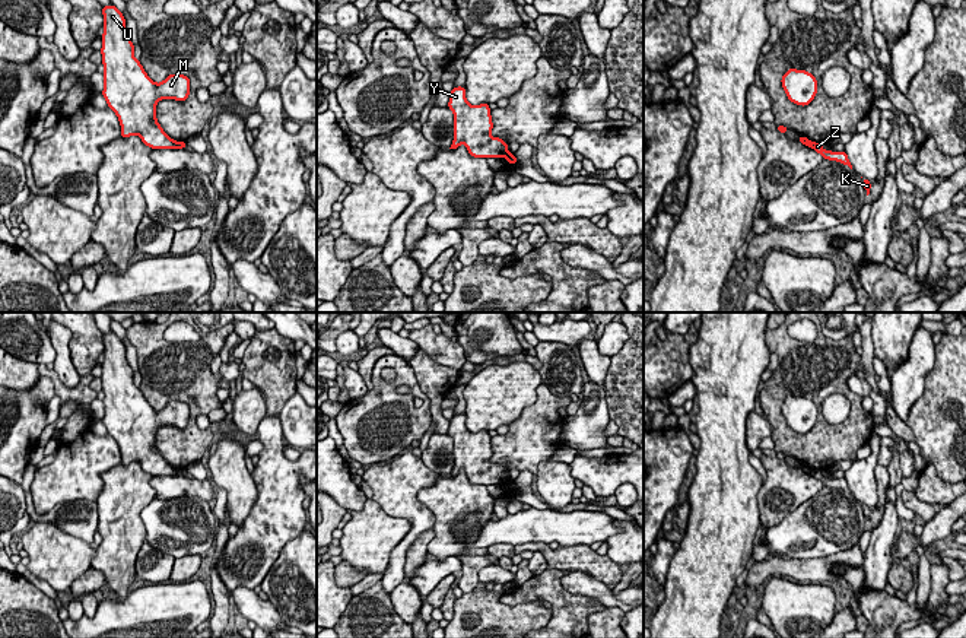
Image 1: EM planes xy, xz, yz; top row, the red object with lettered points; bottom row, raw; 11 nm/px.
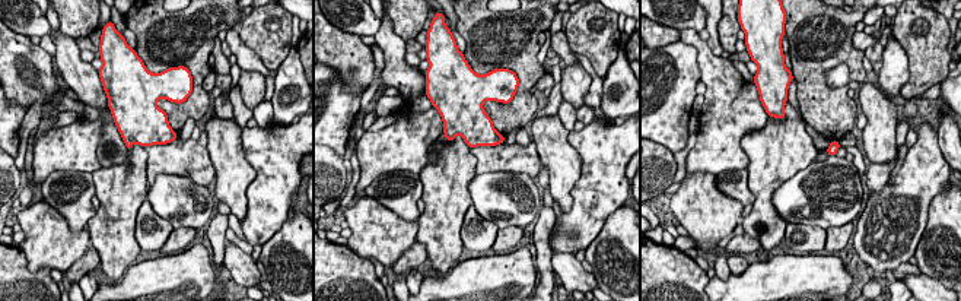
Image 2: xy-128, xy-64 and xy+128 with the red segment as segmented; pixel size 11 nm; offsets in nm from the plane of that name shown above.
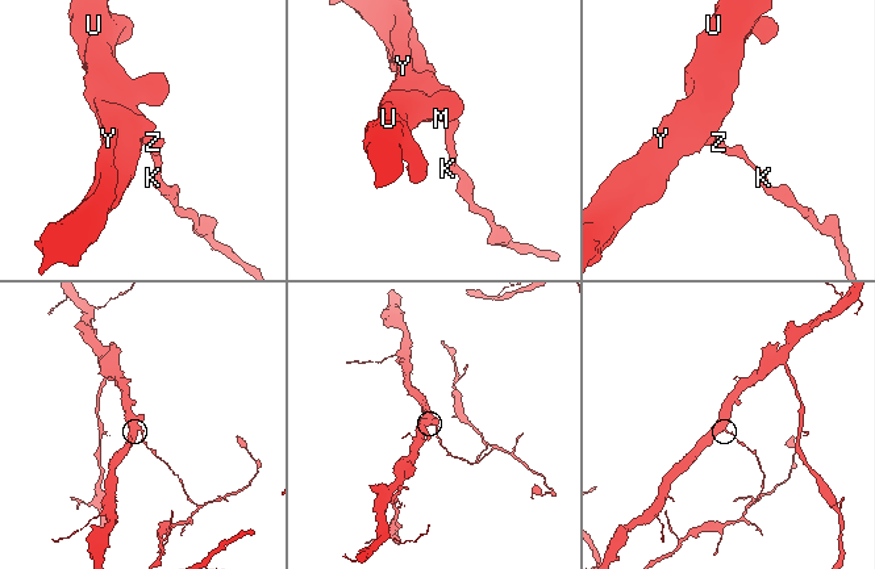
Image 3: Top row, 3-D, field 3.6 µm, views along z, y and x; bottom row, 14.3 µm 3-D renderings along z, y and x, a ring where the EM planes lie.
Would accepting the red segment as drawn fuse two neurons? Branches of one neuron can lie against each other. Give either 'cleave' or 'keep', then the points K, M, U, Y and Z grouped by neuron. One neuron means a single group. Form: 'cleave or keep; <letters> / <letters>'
cleave; K Z / M U Y

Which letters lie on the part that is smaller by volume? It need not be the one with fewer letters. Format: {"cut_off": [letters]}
{"cut_off": ["K", "Z"]}

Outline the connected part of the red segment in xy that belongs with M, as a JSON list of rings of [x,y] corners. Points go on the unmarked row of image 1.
[[[111,331],[102,333],[102,342],[102,423],[118,444],[121,464],[137,461],[152,476],[177,474],[178,469],[156,447],[156,431],[161,426],[187,428],[190,406],[184,401],[168,401],[163,409],[155,410],[134,385],[134,372],[127,362],[123,340]]]

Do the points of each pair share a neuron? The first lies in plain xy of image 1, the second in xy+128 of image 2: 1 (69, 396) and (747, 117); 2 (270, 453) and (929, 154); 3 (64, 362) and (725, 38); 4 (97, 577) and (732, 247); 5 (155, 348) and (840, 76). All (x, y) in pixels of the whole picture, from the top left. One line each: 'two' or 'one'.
1: one
2: one
3: two
4: one
5: two

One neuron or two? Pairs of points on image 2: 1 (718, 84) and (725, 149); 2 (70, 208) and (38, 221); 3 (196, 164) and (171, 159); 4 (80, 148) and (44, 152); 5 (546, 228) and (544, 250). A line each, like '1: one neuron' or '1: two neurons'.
1: one neuron
2: two neurons
3: one neuron
4: one neuron
5: one neuron

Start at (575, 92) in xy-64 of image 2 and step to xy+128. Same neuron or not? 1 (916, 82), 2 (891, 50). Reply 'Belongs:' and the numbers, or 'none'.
Belongs: 2

